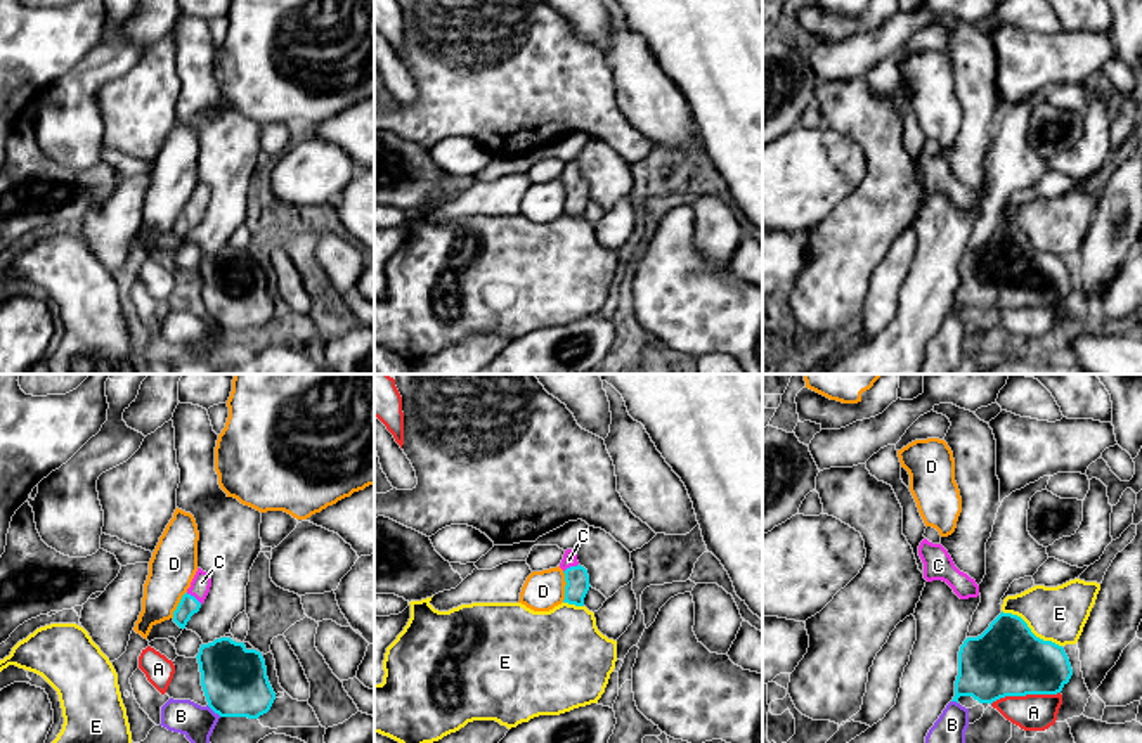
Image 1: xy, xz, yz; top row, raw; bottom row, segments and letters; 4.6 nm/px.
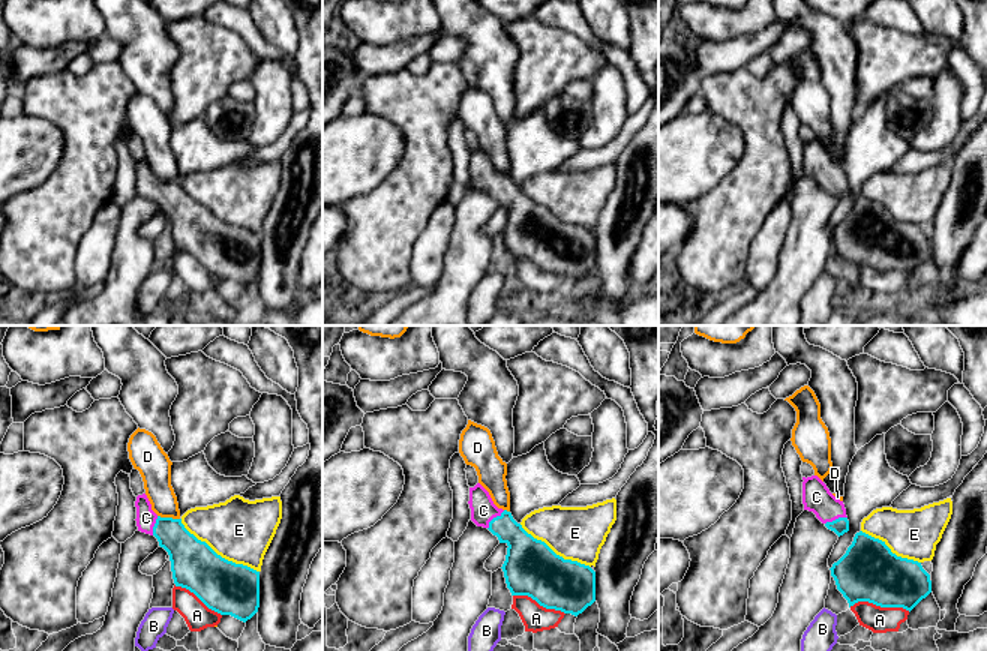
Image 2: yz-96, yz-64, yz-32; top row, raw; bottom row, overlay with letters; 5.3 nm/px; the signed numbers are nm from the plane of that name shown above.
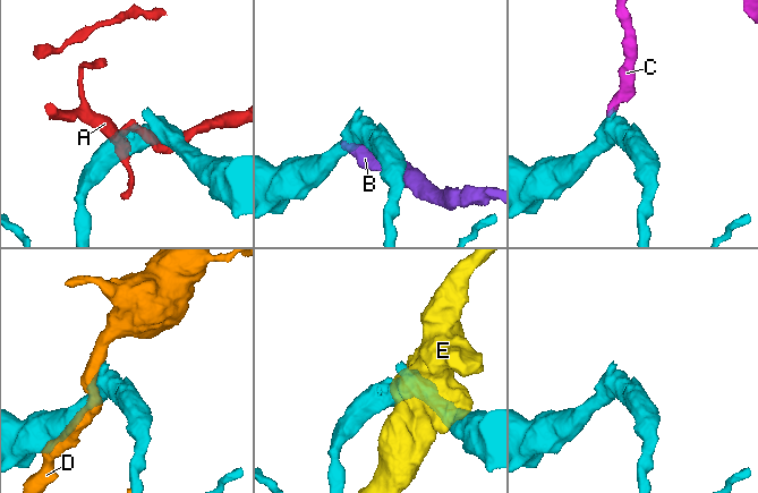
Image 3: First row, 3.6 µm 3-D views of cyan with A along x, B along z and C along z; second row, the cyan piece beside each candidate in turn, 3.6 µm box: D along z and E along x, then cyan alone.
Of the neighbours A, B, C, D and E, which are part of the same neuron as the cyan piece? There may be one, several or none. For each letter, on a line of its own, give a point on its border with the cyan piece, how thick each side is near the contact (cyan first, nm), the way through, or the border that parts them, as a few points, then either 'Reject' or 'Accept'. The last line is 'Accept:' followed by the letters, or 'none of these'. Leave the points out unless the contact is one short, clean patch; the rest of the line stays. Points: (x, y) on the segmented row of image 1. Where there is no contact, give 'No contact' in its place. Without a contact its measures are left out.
A: Touches cyan at yz (1025, 695). Thickness 340 nm (cyan) against 180 nm. Boundary: yz (1059, 691), (1005, 695), (990, 704). Reject
B: Touches cyan at xy (214, 710). Thickness 300 nm (cyan) against 160 nm. Reject
C: Touches cyan at xy (193, 596). Thickness 90 nm (cyan) against 90 nm. Path across: xy (189, 605), (193, 596), (201, 582). Accept
D: Touches cyan at xz (565, 587). Thickness 110 nm (cyan) against 180 nm. Reject
E: Touches cyan at yz (1030, 631). Thickness 340 nm (cyan) against 260 nm. Reject
Accept: C

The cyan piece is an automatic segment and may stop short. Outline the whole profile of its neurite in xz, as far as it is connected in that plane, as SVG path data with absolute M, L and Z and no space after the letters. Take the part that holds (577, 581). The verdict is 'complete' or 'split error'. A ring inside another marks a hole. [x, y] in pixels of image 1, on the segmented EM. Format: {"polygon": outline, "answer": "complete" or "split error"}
{"polygon": "M575 549L565 551L560 568L563 570L567 582L563 603L584 606L584 598L591 585L587 570L577 561Z", "answer": "split error"}

